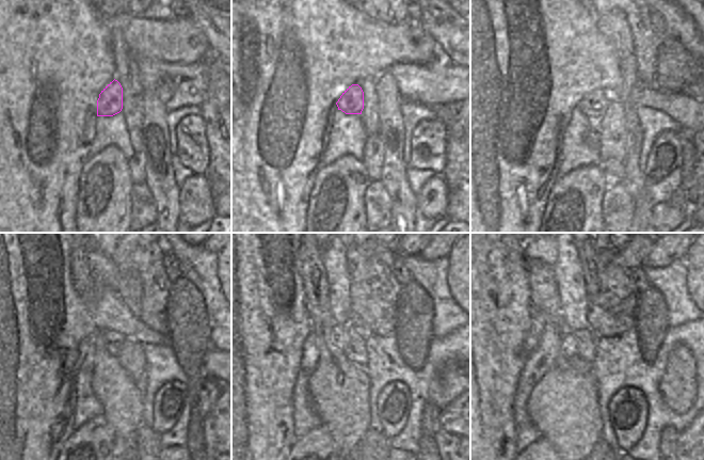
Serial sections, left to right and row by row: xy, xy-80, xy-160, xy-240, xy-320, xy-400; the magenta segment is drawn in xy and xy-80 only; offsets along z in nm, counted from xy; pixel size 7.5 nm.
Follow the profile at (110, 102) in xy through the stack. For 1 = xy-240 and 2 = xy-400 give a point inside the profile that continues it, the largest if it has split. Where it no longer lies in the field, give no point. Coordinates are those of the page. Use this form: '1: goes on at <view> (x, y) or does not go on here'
1: goes on at xy-240 (112, 339)
2: goes on at xy-400 (569, 343)

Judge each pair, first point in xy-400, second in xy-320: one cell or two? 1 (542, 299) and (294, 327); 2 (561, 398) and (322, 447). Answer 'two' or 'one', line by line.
1: two
2: two

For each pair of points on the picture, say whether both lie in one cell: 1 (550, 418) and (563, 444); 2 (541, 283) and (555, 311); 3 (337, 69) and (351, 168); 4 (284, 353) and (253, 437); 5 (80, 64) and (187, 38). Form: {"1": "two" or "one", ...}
{"1": "one", "2": "one", "3": "two", "4": "one", "5": "one"}

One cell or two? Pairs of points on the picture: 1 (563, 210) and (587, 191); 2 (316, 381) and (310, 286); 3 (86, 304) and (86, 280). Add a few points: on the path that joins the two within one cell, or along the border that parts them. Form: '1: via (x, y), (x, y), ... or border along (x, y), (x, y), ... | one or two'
1: via (569, 208), (581, 195) | one
2: via (324, 358), (321, 318), (318, 310) | one
3: border along (72, 272), (73, 286), (79, 292), (93, 287) | two

